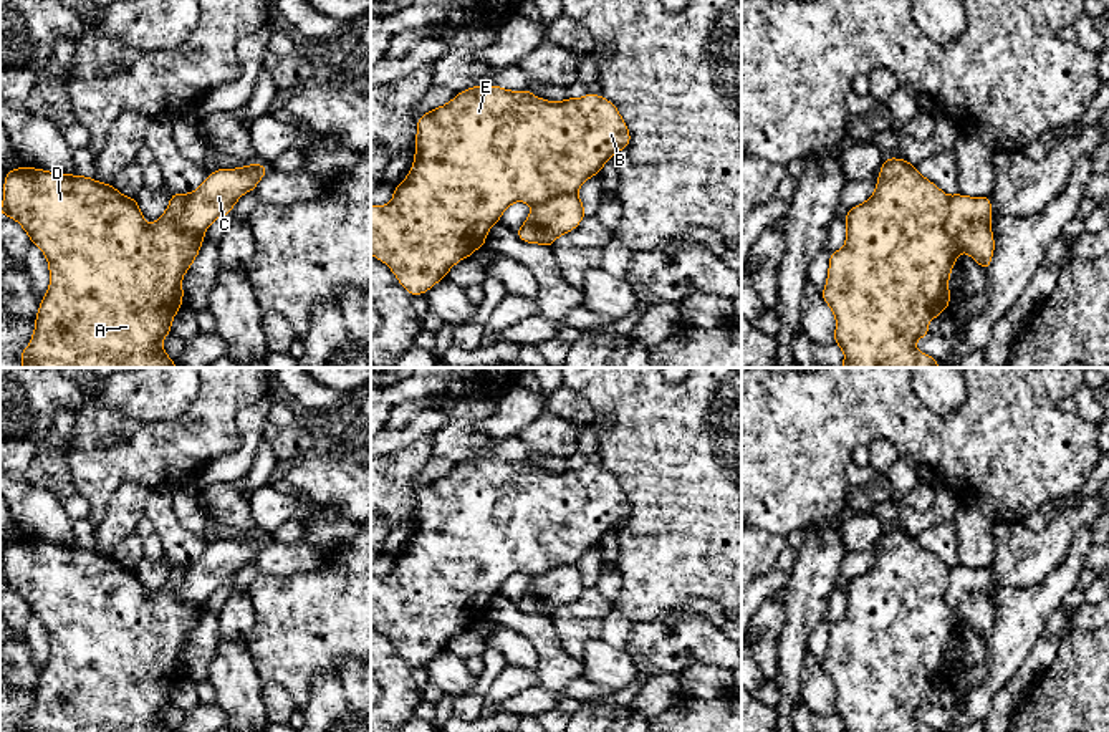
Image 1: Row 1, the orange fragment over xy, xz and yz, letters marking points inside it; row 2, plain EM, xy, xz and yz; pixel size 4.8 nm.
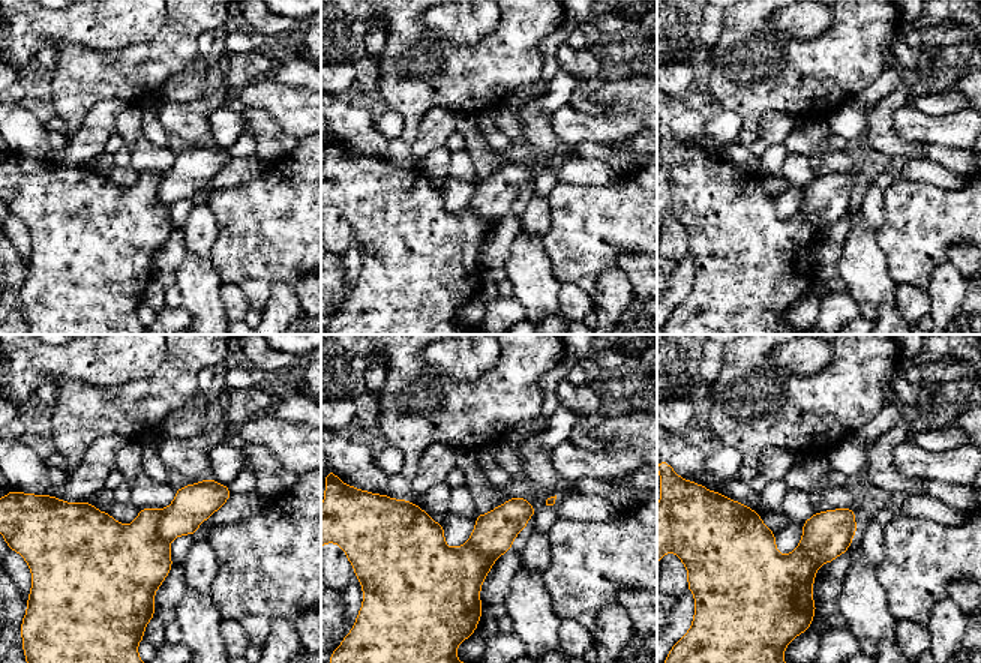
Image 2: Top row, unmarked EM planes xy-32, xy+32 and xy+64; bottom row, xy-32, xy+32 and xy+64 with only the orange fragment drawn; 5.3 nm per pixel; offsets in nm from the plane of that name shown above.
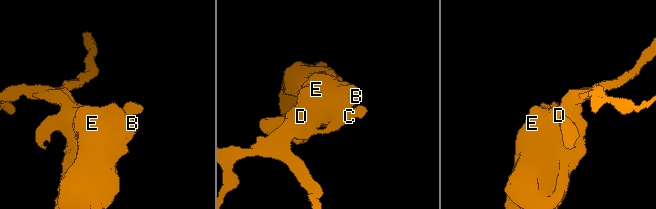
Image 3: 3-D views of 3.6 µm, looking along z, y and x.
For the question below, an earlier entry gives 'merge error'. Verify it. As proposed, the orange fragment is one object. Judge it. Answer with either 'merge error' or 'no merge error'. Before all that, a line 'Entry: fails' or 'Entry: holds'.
Entry: holds
merge error

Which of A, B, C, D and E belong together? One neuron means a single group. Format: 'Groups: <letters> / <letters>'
Groups: A B D E / C

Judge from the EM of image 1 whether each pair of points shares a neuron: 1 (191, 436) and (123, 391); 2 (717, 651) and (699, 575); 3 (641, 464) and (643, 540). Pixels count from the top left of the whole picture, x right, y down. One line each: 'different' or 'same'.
1: different
2: different
3: same

